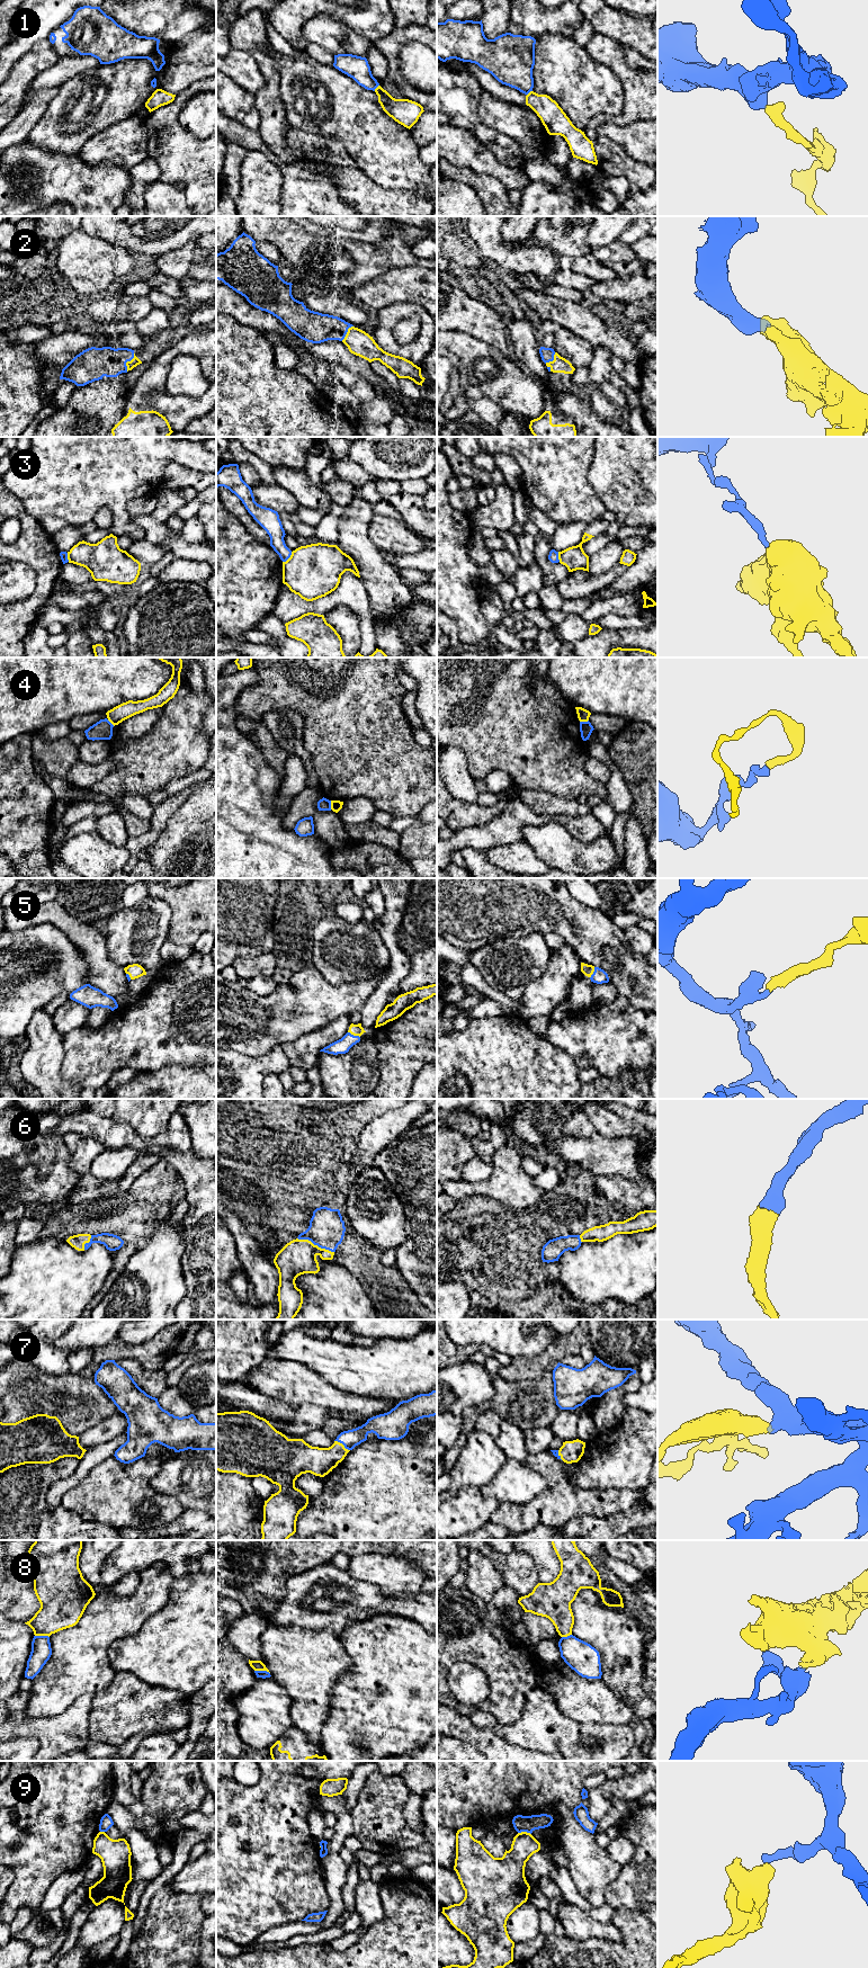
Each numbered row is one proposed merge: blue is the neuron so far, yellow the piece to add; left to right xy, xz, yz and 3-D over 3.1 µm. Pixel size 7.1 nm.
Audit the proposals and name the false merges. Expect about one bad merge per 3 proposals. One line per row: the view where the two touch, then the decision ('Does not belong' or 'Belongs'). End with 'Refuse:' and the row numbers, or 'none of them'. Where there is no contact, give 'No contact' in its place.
1: Touches blue in xz. Does not belong
2: Touches blue in xy. Belongs
3: Touches blue in xz. Does not belong
4: Touches blue in xz. Does not belong
5: Touches blue in xz. Belongs
6: Touches blue in xz. Belongs
7: Touches blue in xz. Belongs
8: Touches blue in xz. Does not belong
9: Touches blue in yz. Does not belong
Refuse: 1, 3, 4, 8, 9

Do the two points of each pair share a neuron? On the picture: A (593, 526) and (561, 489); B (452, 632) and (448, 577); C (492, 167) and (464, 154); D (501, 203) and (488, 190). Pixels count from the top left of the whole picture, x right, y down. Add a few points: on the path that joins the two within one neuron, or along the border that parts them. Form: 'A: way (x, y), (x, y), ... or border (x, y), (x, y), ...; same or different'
A: border (600, 517), (588, 524); different
B: border (448, 616), (457, 625), (458, 640); different
C: way (485, 163), (471, 154); same
D: way (498, 200), (491, 194); same

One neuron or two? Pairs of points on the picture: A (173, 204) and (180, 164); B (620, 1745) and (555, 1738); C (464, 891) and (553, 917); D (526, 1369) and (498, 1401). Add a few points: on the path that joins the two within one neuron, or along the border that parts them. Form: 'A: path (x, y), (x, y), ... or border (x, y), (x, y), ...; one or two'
A: border (159, 179), (175, 184); two
B: path (605, 1733), (583, 1732), (580, 1735), (571, 1735); one
C: path (486, 891), (513, 891), (530, 898); one
D: border (498, 1376), (509, 1380), (538, 1380), (542, 1378); two

